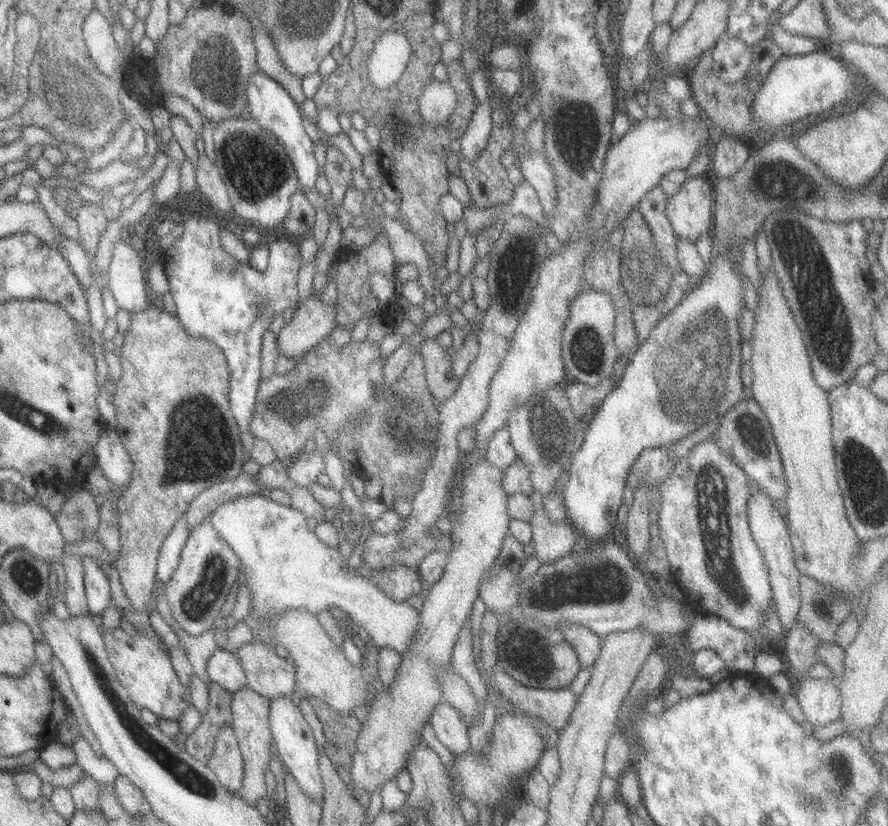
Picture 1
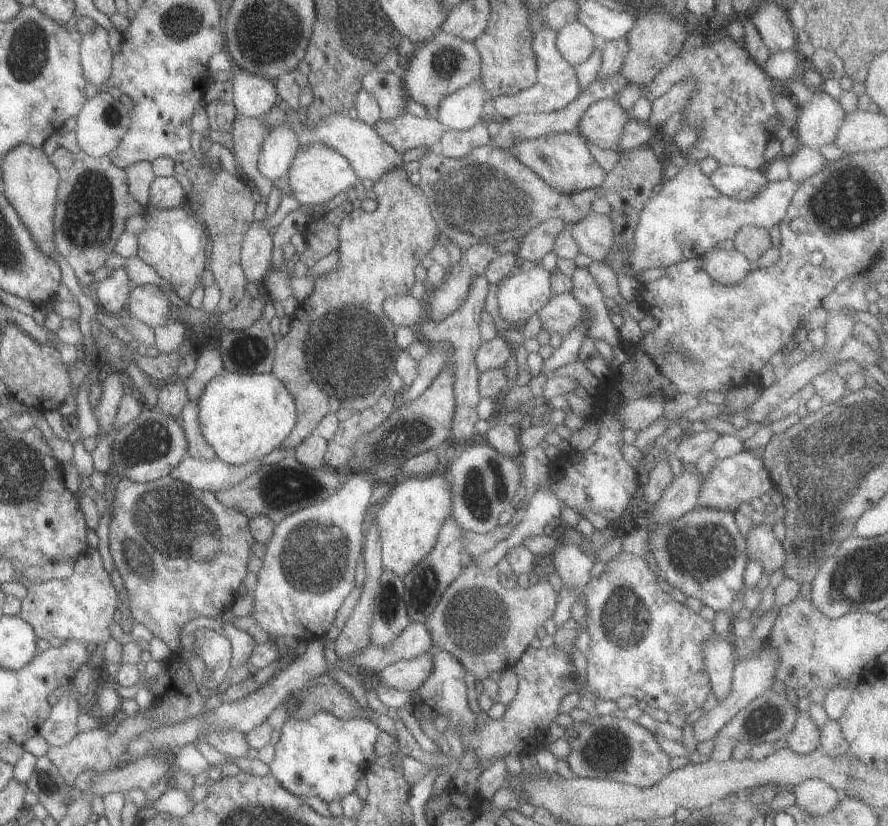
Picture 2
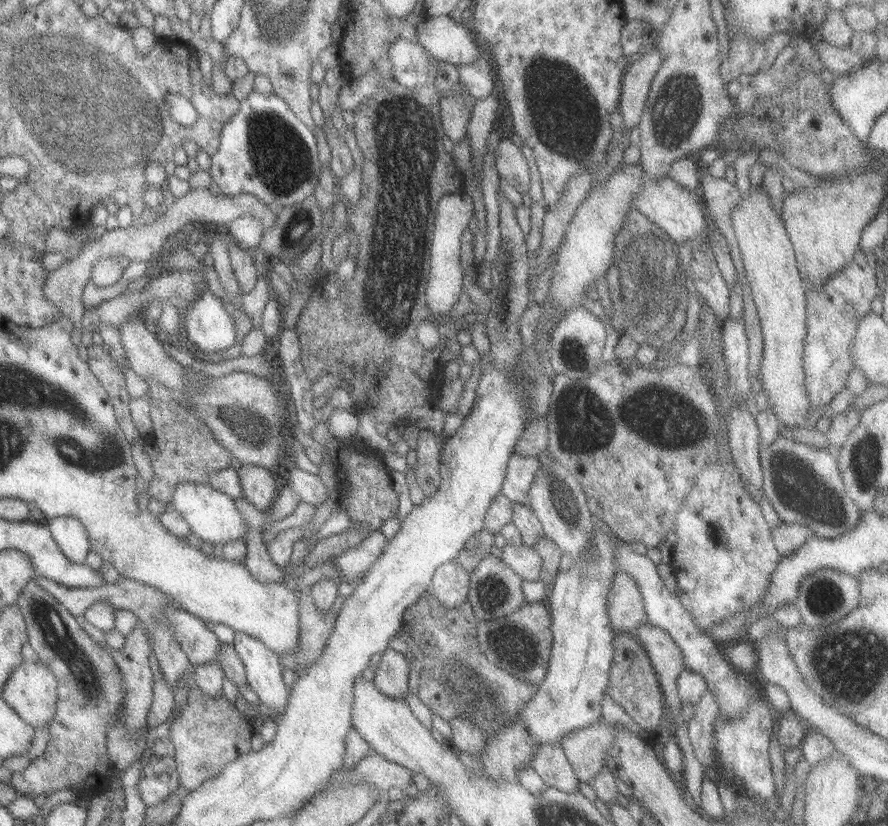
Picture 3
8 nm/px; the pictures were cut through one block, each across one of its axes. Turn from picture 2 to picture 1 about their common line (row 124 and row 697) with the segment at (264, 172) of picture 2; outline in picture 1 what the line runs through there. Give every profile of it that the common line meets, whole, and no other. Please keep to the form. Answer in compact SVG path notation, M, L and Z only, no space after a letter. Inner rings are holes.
M288 695L269 701L268 704L268 727L270 730L271 744L274 754L277 754L281 764L286 771L294 778L300 791L312 799L321 801L322 780L320 779L321 767L317 756L317 749L305 719L299 713L297 707Z

